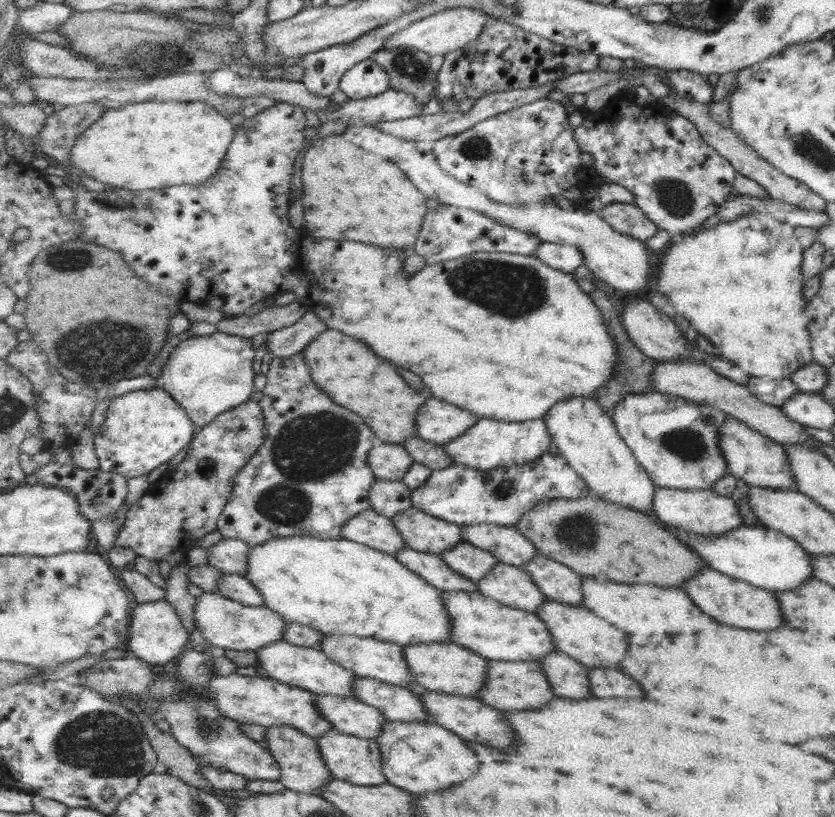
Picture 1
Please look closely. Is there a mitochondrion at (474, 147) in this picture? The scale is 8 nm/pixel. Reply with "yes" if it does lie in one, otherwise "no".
yes

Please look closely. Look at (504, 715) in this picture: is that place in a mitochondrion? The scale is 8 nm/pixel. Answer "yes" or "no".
no

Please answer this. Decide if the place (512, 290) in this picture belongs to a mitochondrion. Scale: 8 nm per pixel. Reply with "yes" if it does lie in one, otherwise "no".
yes

